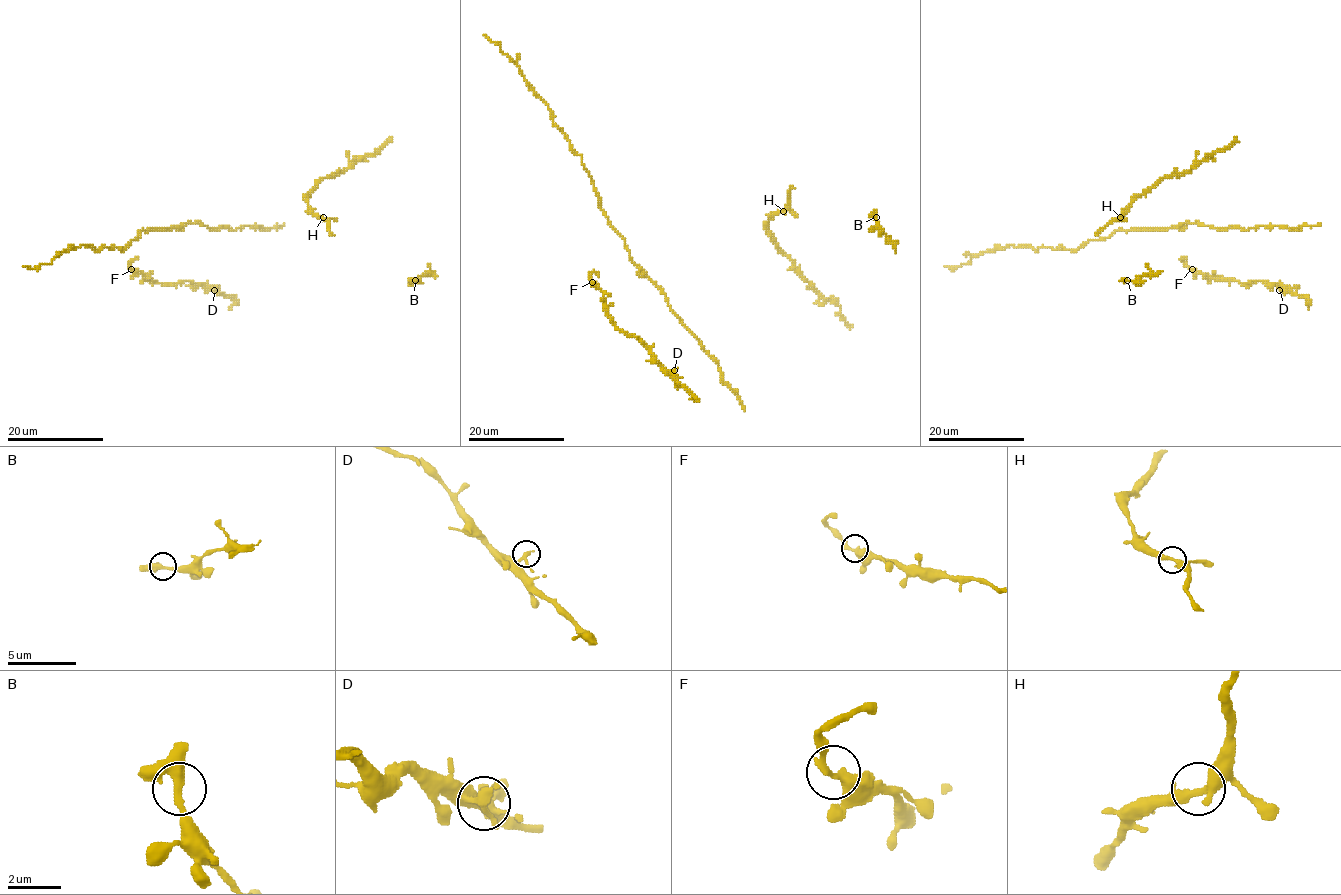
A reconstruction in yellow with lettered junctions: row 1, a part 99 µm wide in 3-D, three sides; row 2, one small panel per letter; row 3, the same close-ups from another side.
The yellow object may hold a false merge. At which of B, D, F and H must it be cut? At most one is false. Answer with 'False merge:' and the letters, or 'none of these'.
False merge: none of these

